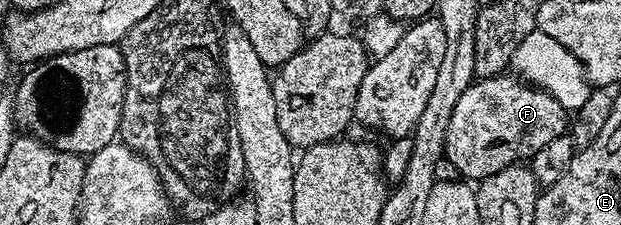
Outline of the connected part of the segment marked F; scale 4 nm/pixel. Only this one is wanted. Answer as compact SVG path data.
M502 73L488 79L476 78L469 85L469 89L461 93L457 106L453 109L453 117L449 117L449 133L445 137L443 150L464 180L478 181L493 173L501 173L501 169L506 167L514 167L520 161L530 160L537 153L537 149L549 145L553 137L568 134L568 131L569 113L557 101L557 97L545 93L540 87L524 83L522 78L514 74Z

